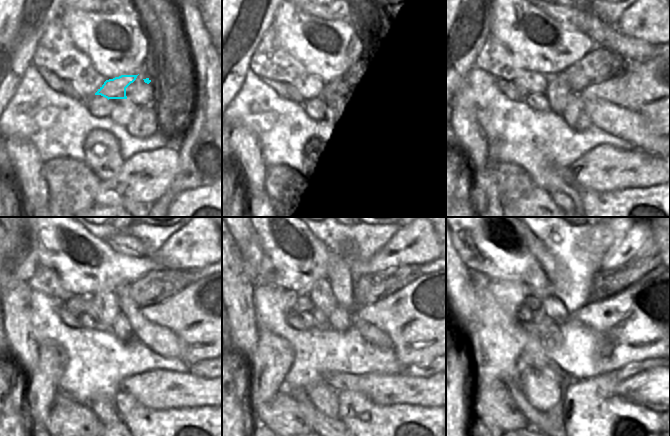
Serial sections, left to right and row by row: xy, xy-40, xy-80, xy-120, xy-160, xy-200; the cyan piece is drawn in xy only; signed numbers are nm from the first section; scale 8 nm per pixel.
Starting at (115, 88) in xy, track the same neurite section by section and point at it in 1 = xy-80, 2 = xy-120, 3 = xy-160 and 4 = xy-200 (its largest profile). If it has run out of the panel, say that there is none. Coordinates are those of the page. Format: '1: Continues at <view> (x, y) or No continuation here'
1: Continues at xy-80 (601, 64)
2: Continues at xy-120 (154, 287)
3: Continues at xy-160 (368, 289)
4: Continues at xy-200 (605, 284)

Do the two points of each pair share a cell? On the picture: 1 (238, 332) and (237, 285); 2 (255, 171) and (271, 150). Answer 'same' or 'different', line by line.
1: same
2: different

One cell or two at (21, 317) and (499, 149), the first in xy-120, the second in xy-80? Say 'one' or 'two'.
two

